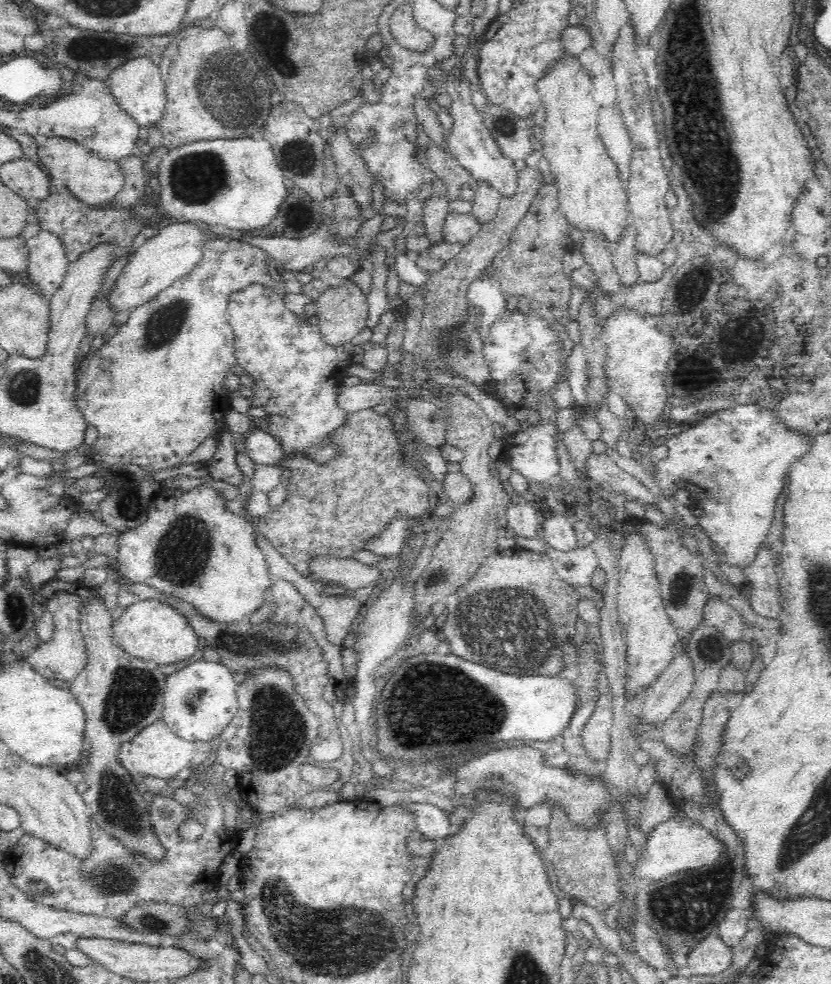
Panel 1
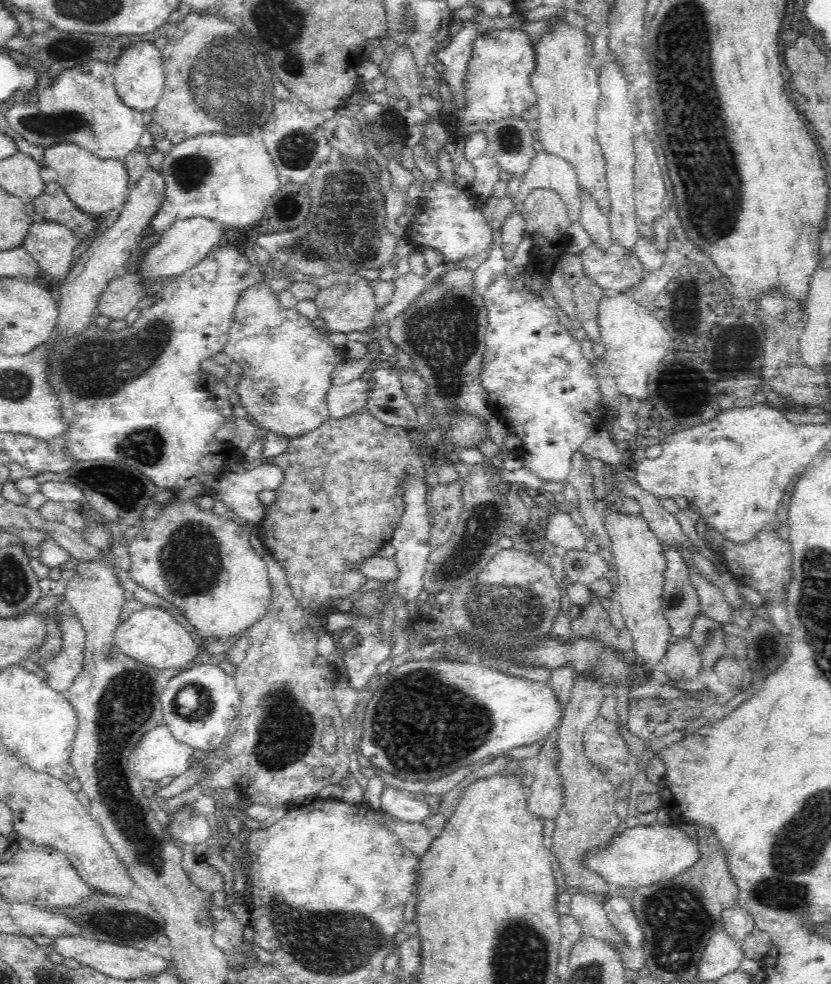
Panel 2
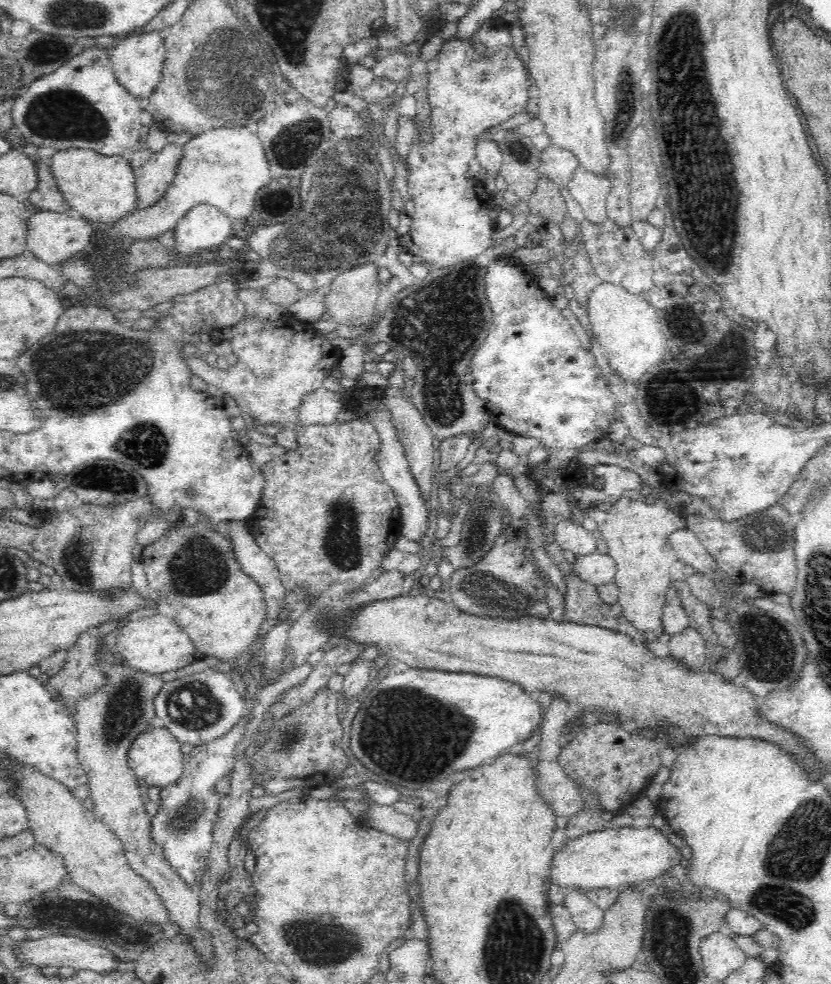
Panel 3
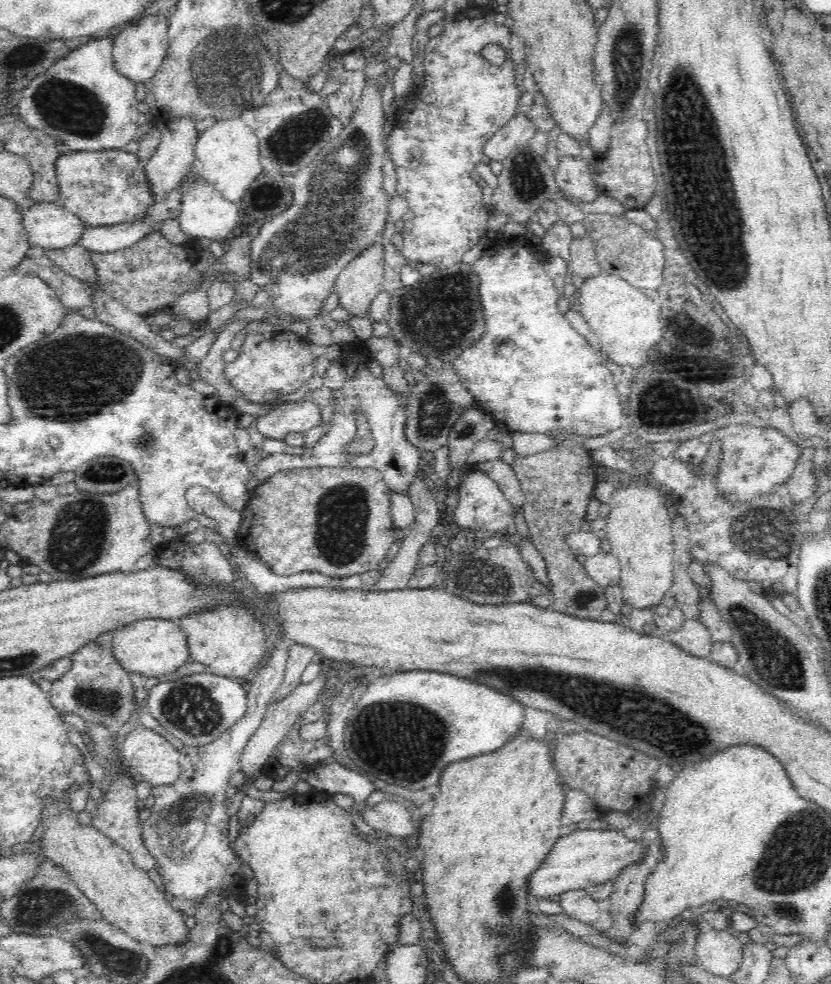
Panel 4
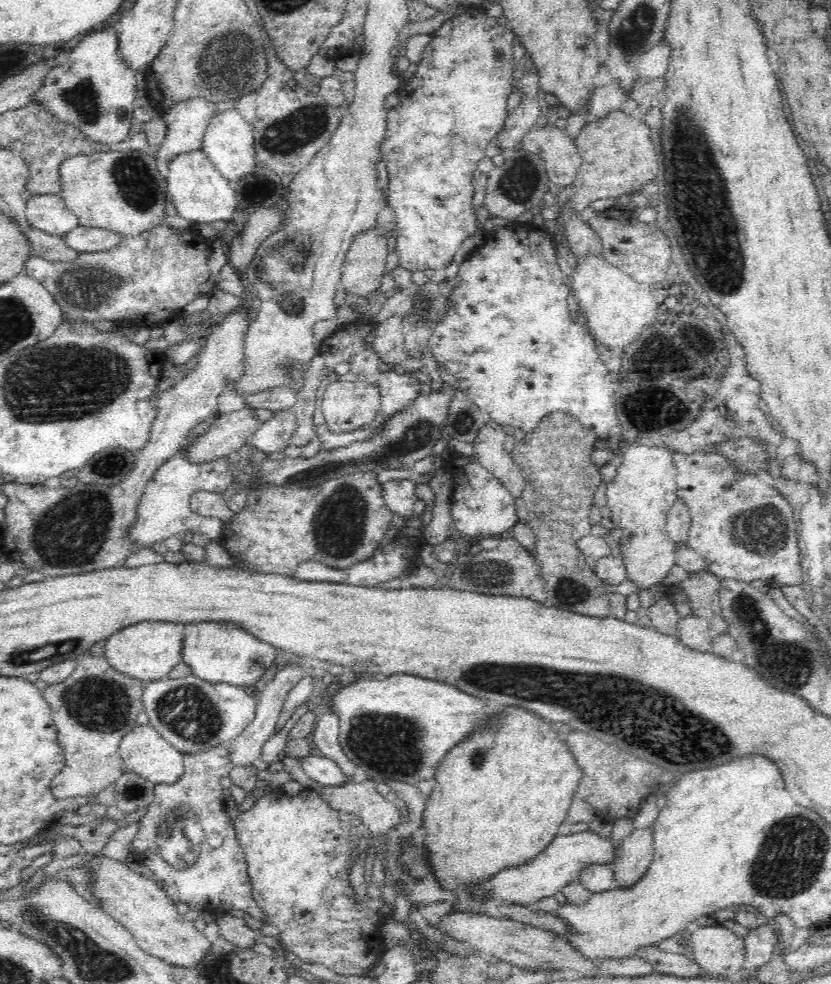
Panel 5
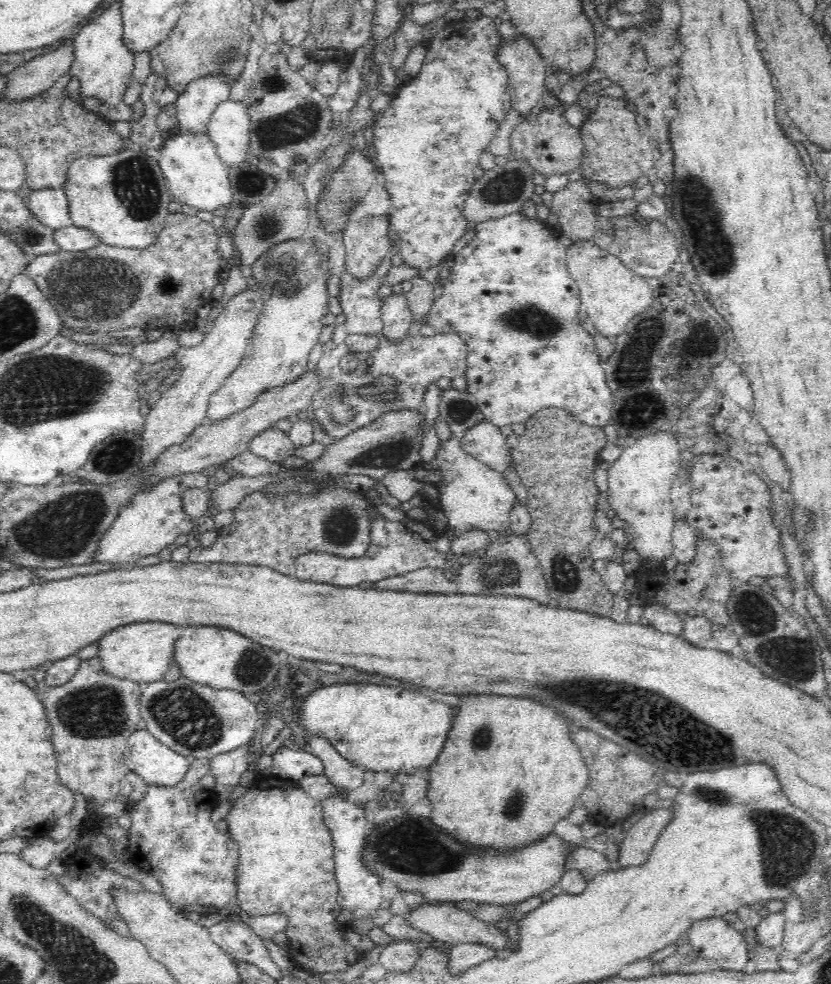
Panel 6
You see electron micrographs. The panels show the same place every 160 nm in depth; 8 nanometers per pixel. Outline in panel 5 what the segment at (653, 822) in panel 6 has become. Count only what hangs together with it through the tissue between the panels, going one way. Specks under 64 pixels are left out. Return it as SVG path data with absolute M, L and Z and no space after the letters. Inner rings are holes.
M637 828L622 841L612 865L617 888L632 888L642 880L653 859L650 828Z

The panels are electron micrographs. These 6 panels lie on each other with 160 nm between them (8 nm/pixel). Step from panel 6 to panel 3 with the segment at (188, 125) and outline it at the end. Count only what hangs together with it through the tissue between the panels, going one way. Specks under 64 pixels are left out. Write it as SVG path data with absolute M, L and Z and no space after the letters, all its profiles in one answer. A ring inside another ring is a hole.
M168 143L160 152L153 154L135 175L136 206L144 210L154 206L170 186L175 166L181 157L182 146Z

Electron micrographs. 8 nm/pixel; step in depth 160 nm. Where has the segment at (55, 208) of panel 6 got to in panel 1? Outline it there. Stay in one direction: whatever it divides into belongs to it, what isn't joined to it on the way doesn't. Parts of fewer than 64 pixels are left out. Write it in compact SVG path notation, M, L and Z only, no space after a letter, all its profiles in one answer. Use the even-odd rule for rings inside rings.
M41 229L26 240L29 248L28 264L25 268L28 282L32 282L38 295L50 301L69 269L69 260L63 242L58 235Z

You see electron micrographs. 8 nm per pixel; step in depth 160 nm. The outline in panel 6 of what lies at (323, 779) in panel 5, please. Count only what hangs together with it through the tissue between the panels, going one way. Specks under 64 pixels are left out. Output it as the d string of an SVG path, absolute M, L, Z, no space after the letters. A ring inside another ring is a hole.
M288 745L279 748L272 756L273 773L286 782L296 783L305 777L324 775L324 762L312 753L296 751Z

